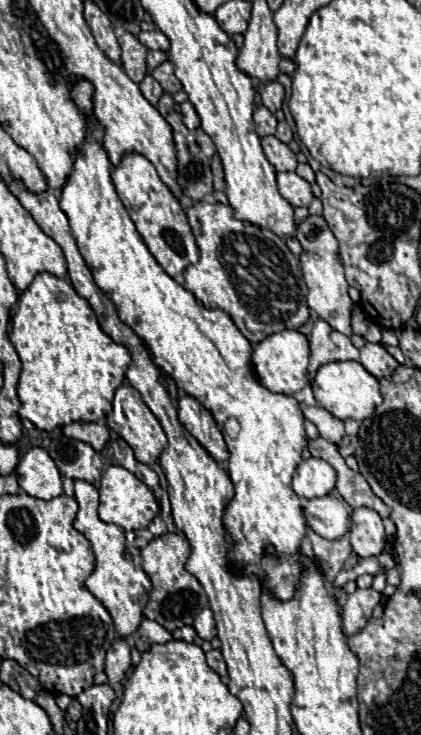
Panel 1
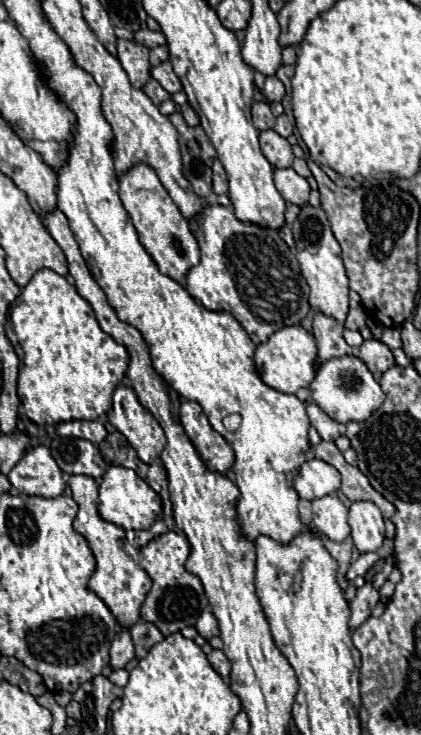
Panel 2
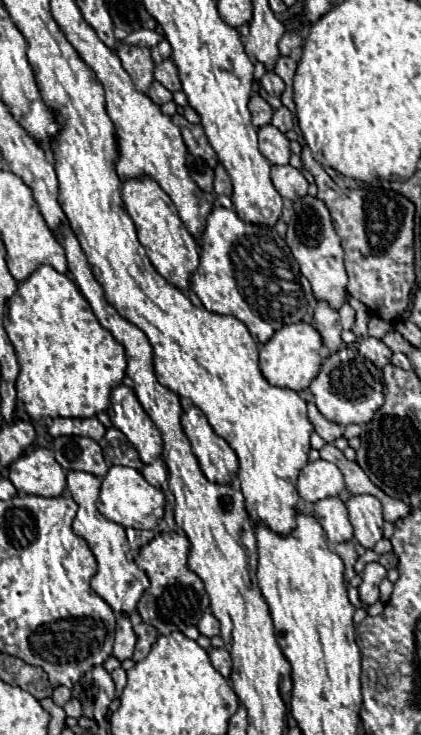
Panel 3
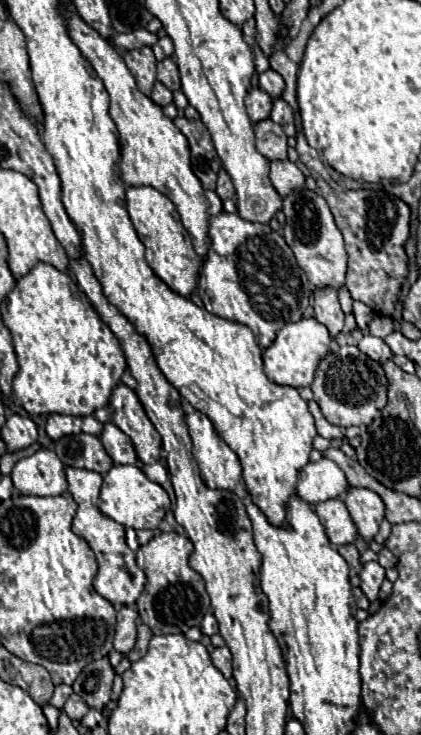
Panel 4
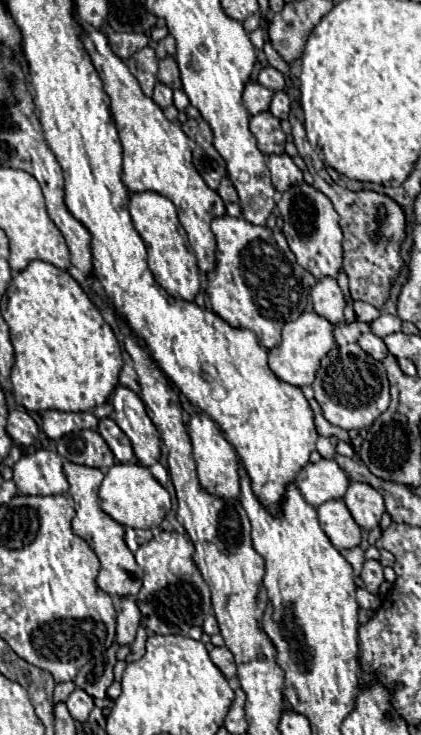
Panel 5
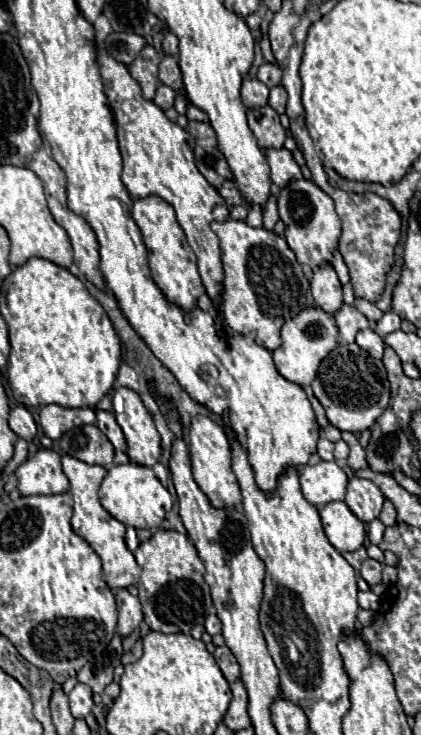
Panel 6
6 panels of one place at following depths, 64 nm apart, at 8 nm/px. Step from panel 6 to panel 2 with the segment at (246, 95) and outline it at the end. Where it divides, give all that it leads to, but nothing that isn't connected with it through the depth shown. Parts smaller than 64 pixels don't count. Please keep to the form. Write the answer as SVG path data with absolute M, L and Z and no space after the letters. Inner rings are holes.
M254 102L252 104L252 122L258 130L268 130L274 126L274 114L270 112L270 106L266 102Z

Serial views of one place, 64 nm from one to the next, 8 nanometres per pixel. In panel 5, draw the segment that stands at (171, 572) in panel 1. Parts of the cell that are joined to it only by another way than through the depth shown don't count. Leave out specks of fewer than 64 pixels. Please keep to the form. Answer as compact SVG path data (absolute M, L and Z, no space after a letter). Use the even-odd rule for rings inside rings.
M160 530L150 542L136 552L136 562L144 570L142 588L136 602L140 604L142 624L154 634L188 634L190 626L202 626L204 618L212 614L210 588L204 582L198 566L192 560L194 544L188 536Z

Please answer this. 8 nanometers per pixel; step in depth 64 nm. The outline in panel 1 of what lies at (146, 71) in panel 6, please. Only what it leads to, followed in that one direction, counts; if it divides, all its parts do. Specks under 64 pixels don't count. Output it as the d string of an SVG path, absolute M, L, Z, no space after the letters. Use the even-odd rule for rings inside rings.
M126 32L122 38L118 38L118 42L120 42L120 48L122 48L122 68L124 68L124 72L136 84L140 84L144 80L144 76L148 74L146 72L148 48L144 44L140 44L136 40L136 36L130 34L130 32Z

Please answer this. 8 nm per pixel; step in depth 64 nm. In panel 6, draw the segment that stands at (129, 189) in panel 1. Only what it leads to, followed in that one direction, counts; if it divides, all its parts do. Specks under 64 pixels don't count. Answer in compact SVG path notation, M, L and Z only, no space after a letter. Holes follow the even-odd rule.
M150 196L144 200L134 200L132 218L138 224L144 244L148 248L148 266L150 266L154 284L162 290L162 294L172 304L176 304L184 312L198 308L198 298L204 294L204 286L202 286L202 280L200 280L200 274L196 268L196 256L190 250L180 224L176 222L176 214L174 214L172 206L156 196Z

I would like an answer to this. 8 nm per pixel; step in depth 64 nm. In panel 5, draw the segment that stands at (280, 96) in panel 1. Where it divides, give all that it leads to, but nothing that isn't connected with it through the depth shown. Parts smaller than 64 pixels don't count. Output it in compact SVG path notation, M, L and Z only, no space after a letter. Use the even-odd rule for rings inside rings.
M266 66L266 68L260 70L258 82L260 82L262 86L266 86L268 90L272 90L272 92L286 88L286 78L284 78L284 74L278 72L278 70L272 68L272 66Z

